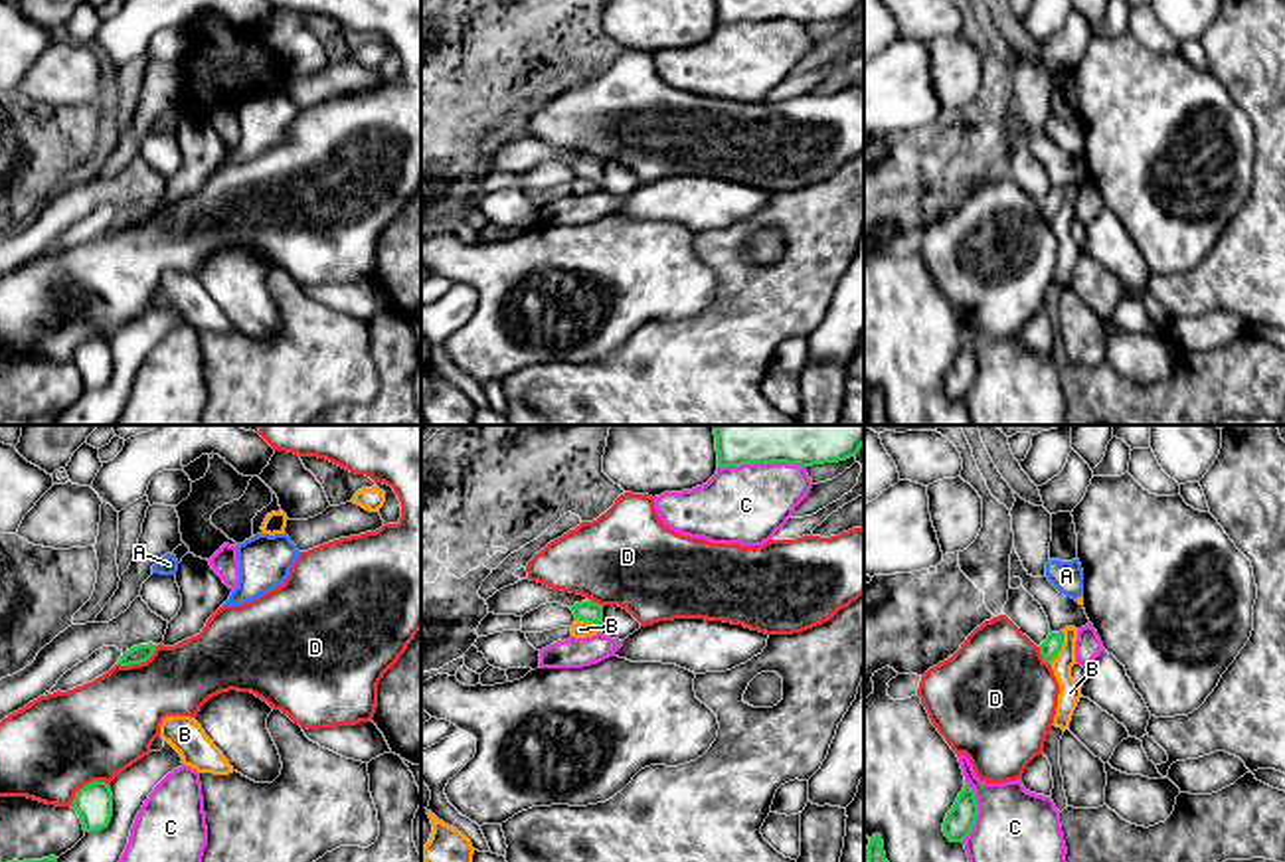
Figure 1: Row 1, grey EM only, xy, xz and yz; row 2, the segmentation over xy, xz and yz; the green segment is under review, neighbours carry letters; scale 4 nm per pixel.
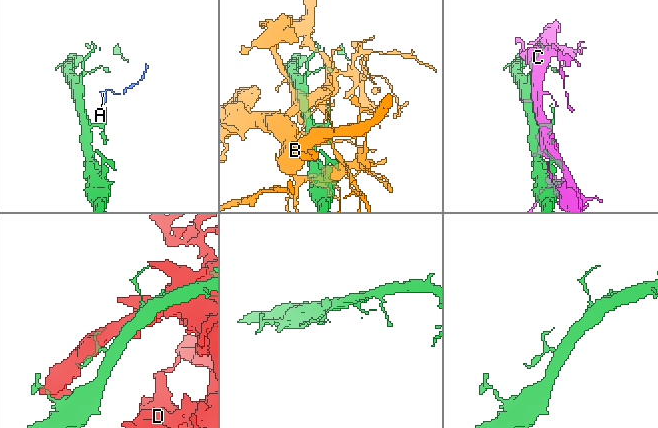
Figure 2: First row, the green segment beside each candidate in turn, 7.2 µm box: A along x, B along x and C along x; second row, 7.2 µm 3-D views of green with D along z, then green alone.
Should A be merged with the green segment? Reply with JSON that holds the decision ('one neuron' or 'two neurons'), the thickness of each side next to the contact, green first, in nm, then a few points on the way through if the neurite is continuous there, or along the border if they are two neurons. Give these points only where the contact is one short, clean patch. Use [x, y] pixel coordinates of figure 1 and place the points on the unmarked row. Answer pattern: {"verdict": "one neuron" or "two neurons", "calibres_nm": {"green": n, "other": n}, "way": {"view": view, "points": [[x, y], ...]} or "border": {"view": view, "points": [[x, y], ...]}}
{"verdict": "one neuron", "calibres_nm": {"green": 80, "other": 20}, "way": {"view": "yz", "points": [[1052, 202], [1060, 192], [1060, 188]]}}

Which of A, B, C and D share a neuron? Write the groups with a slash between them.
A / B / C / D

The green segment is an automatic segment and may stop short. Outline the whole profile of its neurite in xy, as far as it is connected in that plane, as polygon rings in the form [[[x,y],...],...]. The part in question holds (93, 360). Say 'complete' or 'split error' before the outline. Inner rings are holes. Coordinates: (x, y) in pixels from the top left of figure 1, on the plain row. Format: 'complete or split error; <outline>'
complete; [[[93,338],[79,346],[71,366],[77,368],[85,389],[107,386],[113,374],[113,350],[109,340]]]

